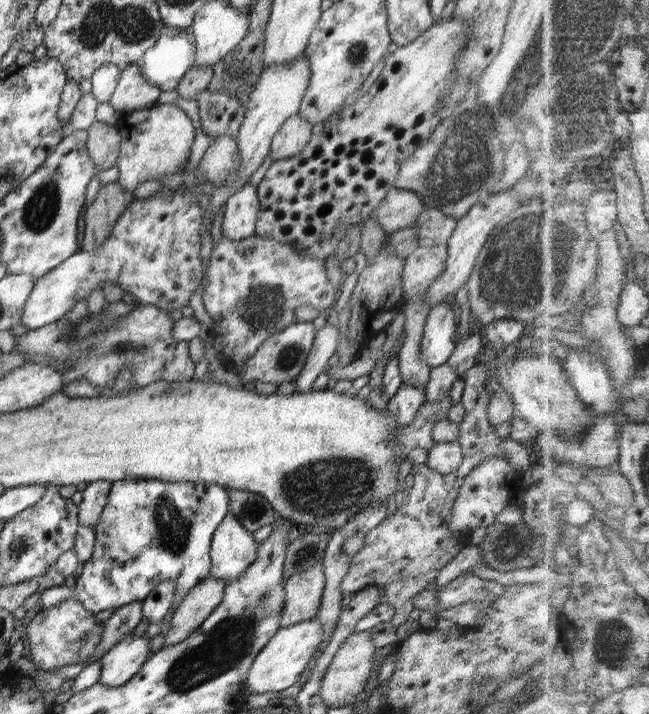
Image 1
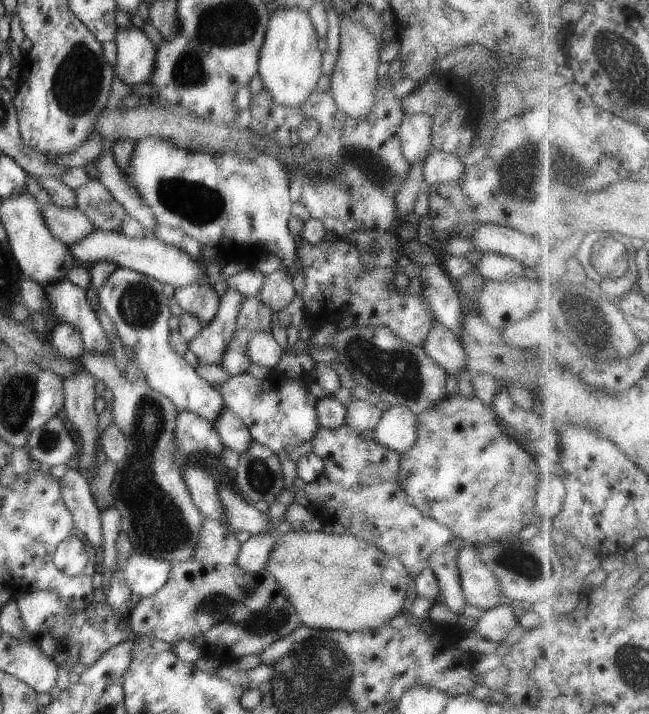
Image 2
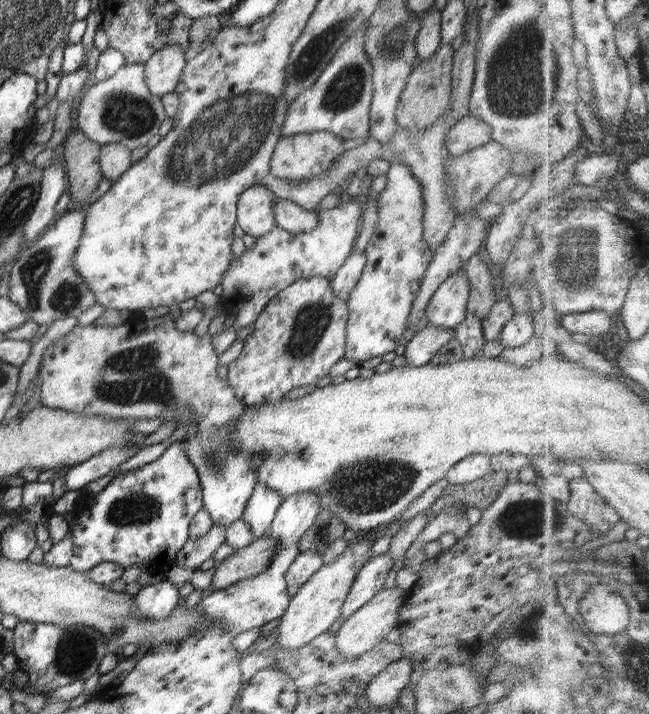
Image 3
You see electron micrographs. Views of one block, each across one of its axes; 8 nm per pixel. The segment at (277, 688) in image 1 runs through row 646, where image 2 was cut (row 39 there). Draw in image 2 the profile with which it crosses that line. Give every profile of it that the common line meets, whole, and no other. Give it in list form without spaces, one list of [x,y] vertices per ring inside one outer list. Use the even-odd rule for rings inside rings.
[[[284,7],[276,9],[269,14],[264,42],[261,44],[258,57],[257,74],[262,79],[263,88],[271,94],[271,97],[277,103],[295,107],[303,103],[308,98],[308,95],[317,88],[322,74],[321,64],[323,55],[323,52],[318,48],[318,39],[319,36],[312,24],[311,18],[304,9],[300,7]]]

